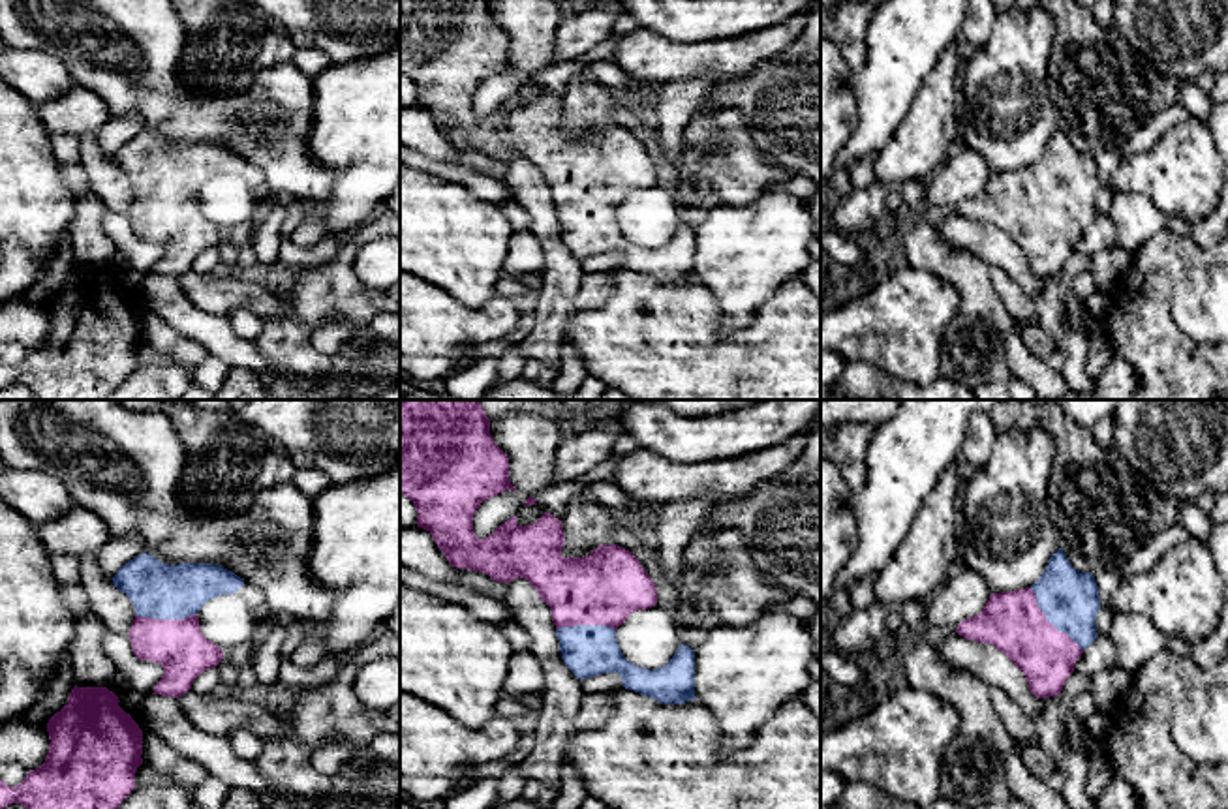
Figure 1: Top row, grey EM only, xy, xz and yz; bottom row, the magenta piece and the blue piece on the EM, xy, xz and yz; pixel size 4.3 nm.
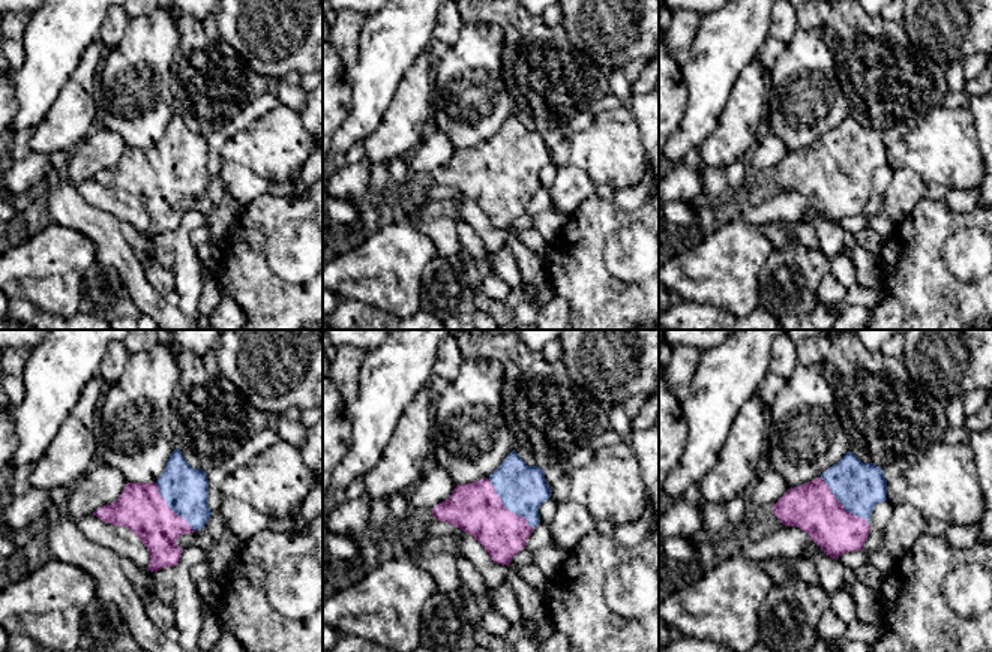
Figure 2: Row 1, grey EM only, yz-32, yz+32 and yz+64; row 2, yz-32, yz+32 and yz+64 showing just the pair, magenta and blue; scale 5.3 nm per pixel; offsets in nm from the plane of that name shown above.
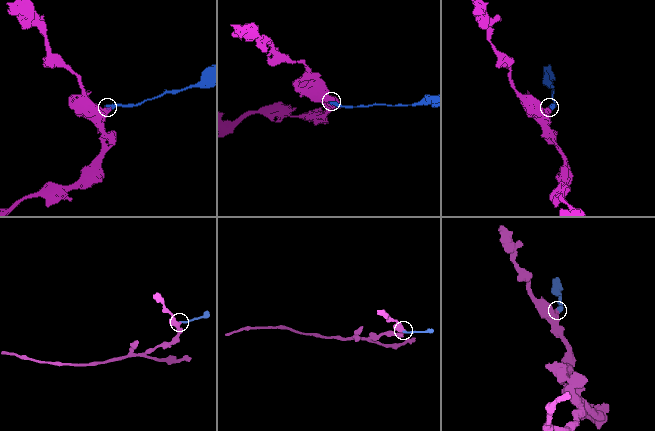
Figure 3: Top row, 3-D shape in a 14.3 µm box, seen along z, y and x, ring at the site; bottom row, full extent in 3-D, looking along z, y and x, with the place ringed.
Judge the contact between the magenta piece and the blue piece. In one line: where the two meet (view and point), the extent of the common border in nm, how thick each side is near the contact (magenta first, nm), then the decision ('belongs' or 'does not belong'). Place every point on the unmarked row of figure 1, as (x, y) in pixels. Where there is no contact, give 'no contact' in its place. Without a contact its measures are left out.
contact yz (1048, 201); length 360 nm; calibres 260 and 260 nm; belongs

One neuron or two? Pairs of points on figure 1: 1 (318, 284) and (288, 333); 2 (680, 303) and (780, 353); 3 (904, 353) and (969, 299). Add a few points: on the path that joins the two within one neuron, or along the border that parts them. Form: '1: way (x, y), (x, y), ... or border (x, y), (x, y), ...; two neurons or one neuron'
1: border (293, 316), (310, 331); two neurons
2: way (680, 336), (680, 342), (691, 353), (746, 353); one neuron
3: border (932, 273), (956, 291), (960, 312); two neurons

